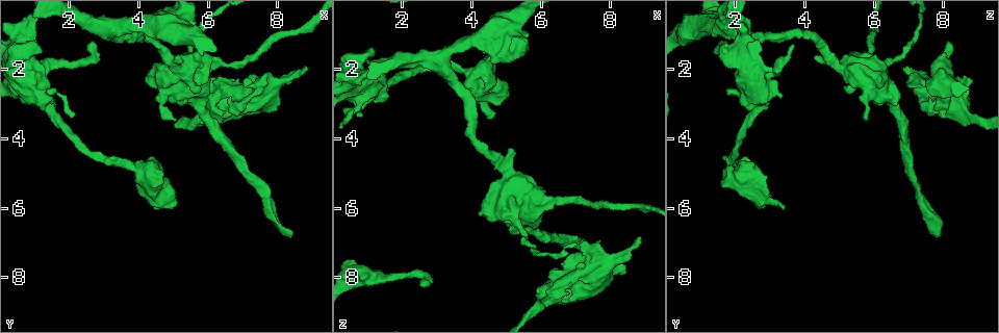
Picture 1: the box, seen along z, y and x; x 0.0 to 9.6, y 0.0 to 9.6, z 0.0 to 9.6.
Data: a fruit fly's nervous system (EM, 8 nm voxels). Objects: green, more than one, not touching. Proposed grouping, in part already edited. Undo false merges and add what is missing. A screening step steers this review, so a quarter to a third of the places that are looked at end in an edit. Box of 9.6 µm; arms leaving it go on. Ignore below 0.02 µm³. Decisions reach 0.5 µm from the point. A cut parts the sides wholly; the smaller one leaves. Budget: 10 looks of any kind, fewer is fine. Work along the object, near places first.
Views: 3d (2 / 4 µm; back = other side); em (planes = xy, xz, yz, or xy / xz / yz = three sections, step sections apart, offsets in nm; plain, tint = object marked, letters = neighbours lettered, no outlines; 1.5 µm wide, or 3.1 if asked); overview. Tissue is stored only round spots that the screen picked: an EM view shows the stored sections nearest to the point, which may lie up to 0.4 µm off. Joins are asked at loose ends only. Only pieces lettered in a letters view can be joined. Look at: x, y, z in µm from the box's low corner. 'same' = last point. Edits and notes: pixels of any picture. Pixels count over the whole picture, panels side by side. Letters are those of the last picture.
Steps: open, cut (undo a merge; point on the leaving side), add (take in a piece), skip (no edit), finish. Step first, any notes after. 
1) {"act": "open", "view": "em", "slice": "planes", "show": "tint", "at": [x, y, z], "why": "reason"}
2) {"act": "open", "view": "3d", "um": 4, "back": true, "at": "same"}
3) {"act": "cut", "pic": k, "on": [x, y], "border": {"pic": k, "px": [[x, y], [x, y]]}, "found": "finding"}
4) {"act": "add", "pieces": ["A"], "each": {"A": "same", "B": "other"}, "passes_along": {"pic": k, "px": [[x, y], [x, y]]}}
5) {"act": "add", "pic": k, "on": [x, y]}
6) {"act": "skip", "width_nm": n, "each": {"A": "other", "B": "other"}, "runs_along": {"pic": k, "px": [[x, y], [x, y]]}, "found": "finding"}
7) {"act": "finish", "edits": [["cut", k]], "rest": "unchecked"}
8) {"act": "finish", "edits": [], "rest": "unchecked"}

{"act": "open", "view": "em", "slice": "planes", "show": "letters", "at": [1.30, 1.90, 8.00], "why": "sudden change in width"}

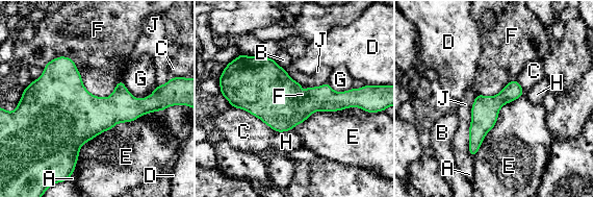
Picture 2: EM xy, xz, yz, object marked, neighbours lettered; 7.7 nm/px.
{"act": "skip", "width_nm": 140, "each": {"A": "other", "B": "other", "C": "other", "D": "other", "E": "other", "F": "other", "G": "other", "H": "other", "J": "other"}, "runs_along": {"pic": 2, "px": [[515, 82], [484, 116], [472, 152]]}, "found": "continuous, no second cell"}

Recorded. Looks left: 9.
{"act": "open", "view": "em", "slice": "planes", "show": "letters", "at": [0.80, 2.80, 3.35]}

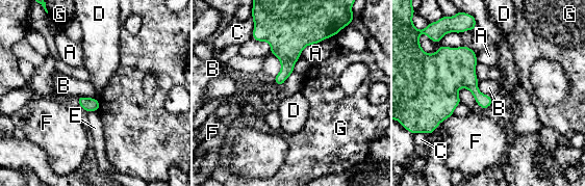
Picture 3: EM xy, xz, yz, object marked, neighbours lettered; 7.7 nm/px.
{"act": "skip", "each": {"A": "other", "B": "other", "C": "other", "D": "other", "E": "other", "F": "other", "G": "other"}, "border": {"pic": 3, "px": [[98, 109], [91, 110], [87, 113]]}, "found": "no lettered piece goes on from it"}

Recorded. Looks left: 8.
{"act": "open", "view": "3d", "um": 4, "at": [6.15, 1.85, 5.90], "why": "thick turns thin"}

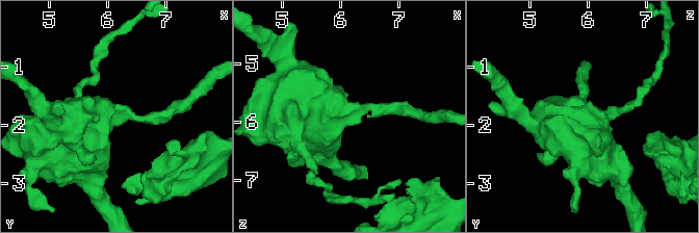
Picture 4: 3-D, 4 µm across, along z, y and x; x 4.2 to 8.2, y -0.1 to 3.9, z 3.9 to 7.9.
{"act": "open", "view": "em", "slice": "yz", "step": 4, "show": "letters", "at": [6.25, 1.85, 5.85]}

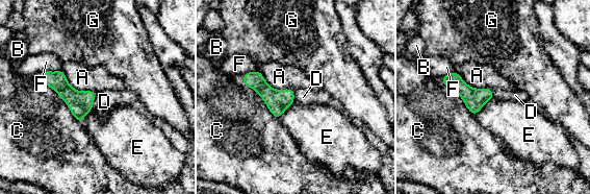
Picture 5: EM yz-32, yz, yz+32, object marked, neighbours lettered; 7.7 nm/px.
{"act": "skip", "width_nm": 170, "each": {"A": "other", "B": "other", "C": "other", "D": "other", "E": "other", "F": "other", "G": "other"}, "border": {"pic": 5, "px": [[44, 85], [56, 93], [81, 123]]}, "found": "all the same cell"}

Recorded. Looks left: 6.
{"act": "open", "view": "3d", "um": 2, "at": [8.45, 6.65, 7.65], "why": "end of a long branch"}

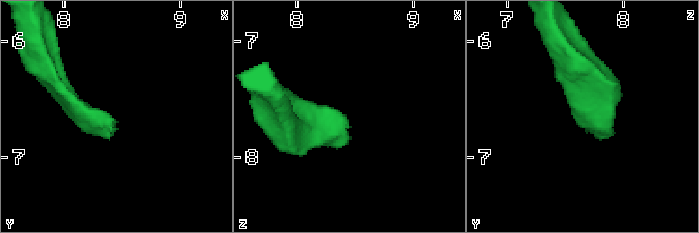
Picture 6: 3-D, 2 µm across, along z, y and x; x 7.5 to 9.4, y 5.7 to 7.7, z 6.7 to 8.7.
{"act": "open", "view": "em", "slice": "xy", "step": 8, "show": "tint", "at": [8.42, 6.66, 7.64]}

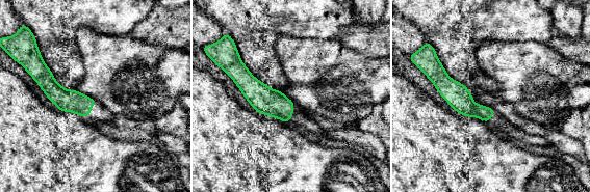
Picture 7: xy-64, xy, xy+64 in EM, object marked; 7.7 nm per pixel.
{"act": "open", "view": "em", "slice": "xy", "step": 8, "show": "letters", "at": "same"}

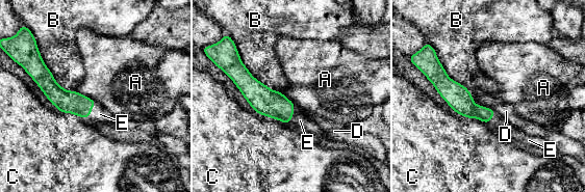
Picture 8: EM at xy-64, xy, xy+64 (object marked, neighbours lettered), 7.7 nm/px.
{"act": "add", "pic": 8, "on": [300, 120], "width_nm": 170, "each": {"A": "other", "B": "other", "C": "other", "D": "other", "E": "same"}, "passes_along": {"pic": 8, "px": [[264, 101], [293, 114], [300, 120]]}, "found": "it goes on there"}

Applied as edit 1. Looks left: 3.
{"act": "finish", "edits": [["add", 8]], "rest": "unchecked"}

